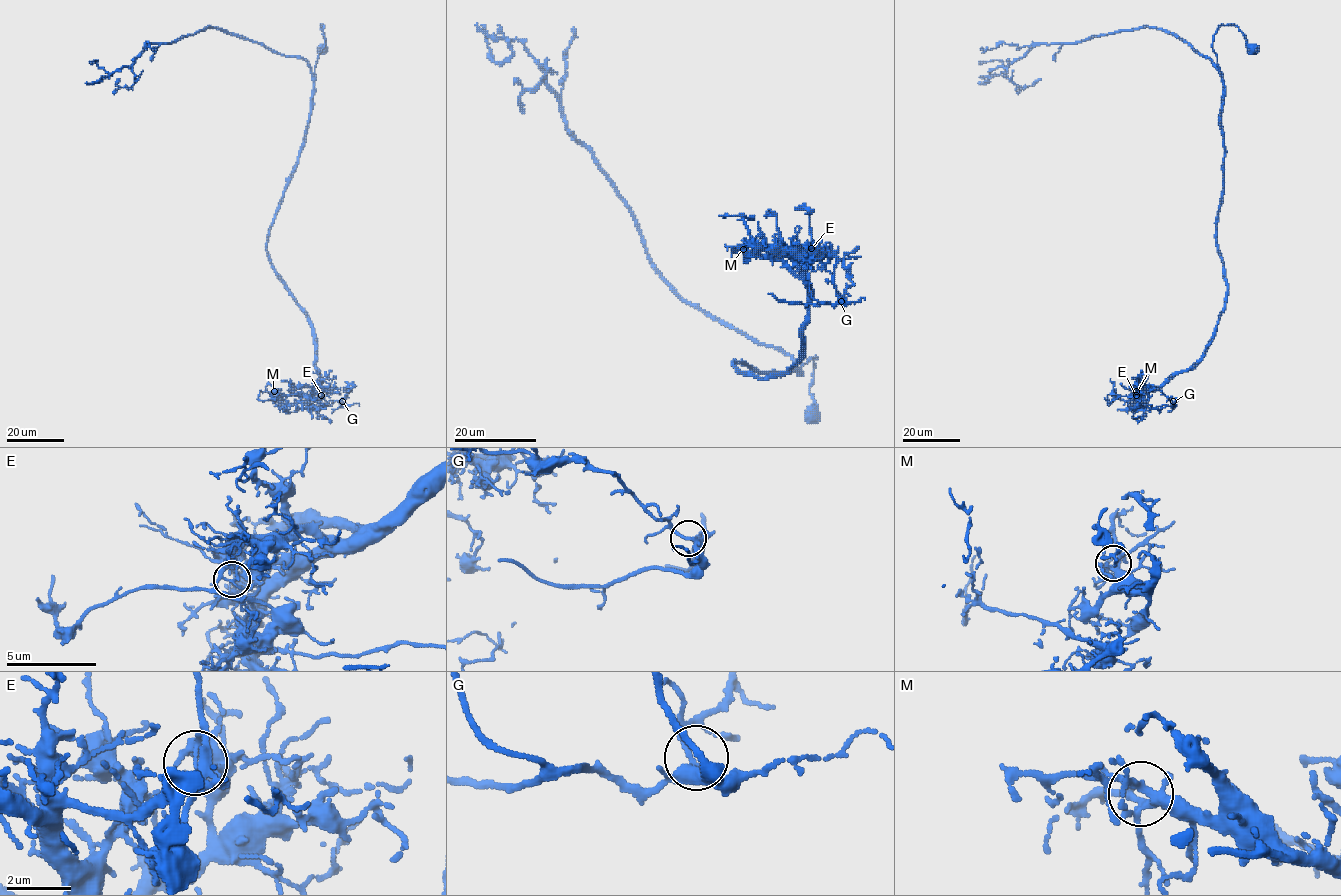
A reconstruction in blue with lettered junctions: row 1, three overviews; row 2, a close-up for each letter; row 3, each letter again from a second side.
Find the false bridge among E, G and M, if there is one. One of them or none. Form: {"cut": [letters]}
{"cut": ["E"]}

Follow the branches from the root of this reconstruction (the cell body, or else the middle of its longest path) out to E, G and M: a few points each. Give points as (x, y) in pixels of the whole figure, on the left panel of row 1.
E: (322, 47), (322, 24), (305, 142), (267, 242), (271, 267), (311, 328), (313, 391), (321, 395)
G: (322, 47), (322, 24), (325, 44), (306, 139), (267, 253), (313, 334), (320, 384), (308, 403), (342, 401)
M: (322, 47), (322, 24), (305, 142), (267, 242), (271, 267), (311, 328), (320, 383), (274, 391)

